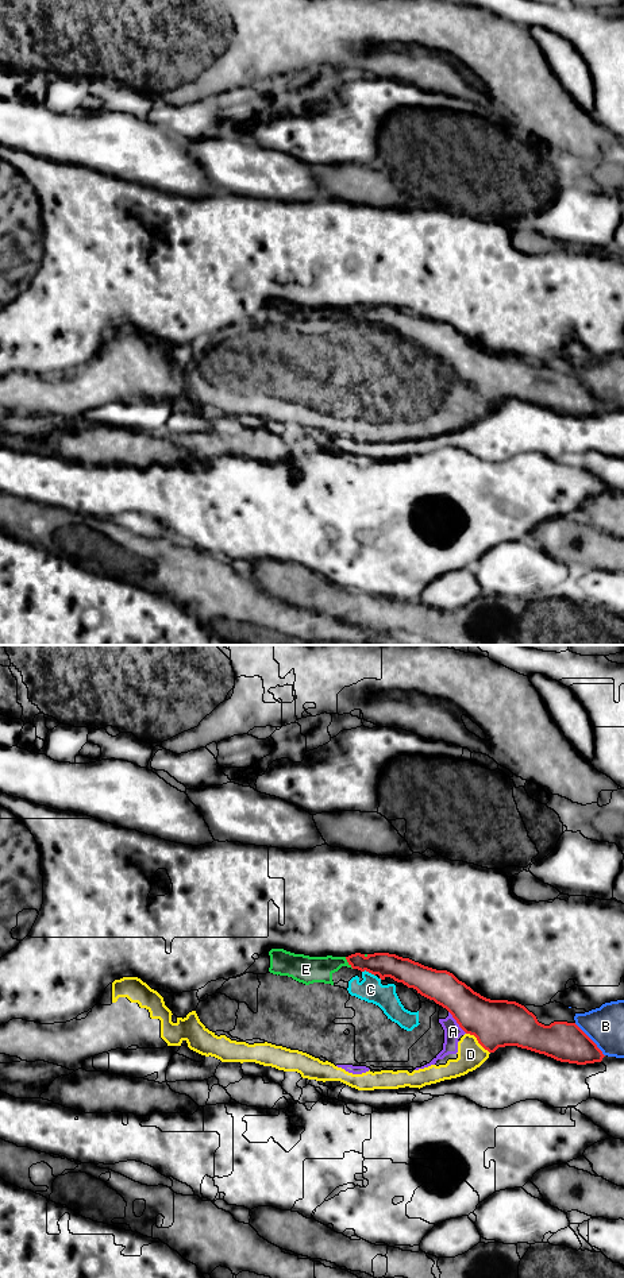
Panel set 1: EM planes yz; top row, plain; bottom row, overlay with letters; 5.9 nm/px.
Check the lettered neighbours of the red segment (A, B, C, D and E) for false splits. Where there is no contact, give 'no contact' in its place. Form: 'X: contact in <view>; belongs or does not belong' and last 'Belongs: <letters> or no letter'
A: contact in yz; does not belong
B: contact in yz; does not belong
C: contact in yz; does not belong
D: contact in yz; does not belong
E: contact in yz; does not belong
Belongs: no letter

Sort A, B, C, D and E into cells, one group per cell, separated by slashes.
A C D E / B

